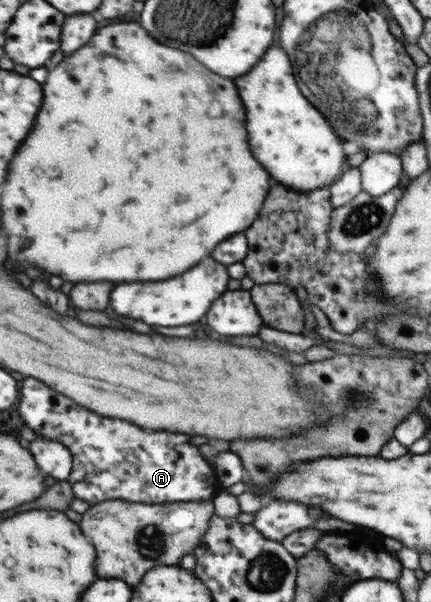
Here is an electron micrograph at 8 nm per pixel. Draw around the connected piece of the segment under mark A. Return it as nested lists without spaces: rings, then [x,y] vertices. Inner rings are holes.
[[[26,378],[20,392],[18,410],[32,432],[48,436],[48,440],[56,440],[71,451],[72,467],[67,481],[73,496],[84,502],[187,503],[212,498],[216,490],[221,491],[214,470],[202,460],[198,448],[188,444],[184,434],[148,432],[118,418],[98,416],[34,378]]]

